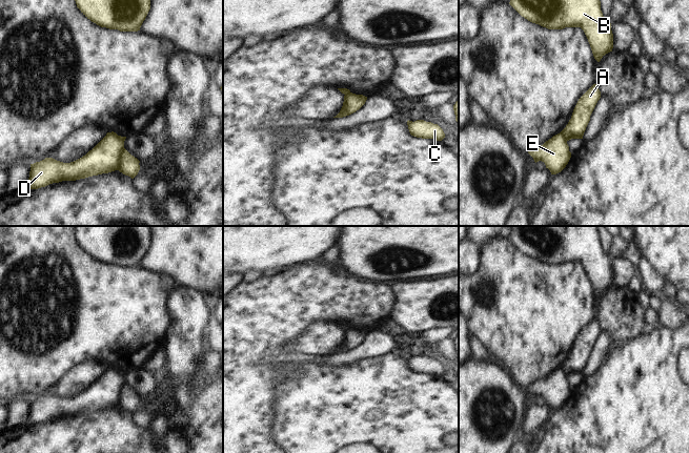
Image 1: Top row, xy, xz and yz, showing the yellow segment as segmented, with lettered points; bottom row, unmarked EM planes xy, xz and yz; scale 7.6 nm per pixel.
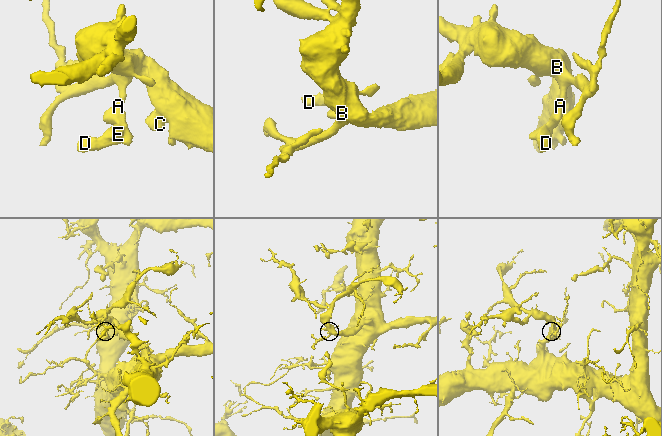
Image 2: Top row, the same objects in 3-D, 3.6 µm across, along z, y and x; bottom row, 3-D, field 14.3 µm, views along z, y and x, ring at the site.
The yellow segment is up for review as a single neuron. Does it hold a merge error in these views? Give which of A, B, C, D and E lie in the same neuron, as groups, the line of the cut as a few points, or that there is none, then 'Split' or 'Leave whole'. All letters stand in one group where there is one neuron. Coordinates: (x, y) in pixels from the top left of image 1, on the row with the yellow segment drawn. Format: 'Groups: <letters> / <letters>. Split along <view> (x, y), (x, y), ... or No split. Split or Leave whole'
Groups: A B C / D E. Split along xy (109, 132), (122, 141), (122, 155), (117, 169). Split

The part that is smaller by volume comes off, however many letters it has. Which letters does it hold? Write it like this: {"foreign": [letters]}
{"foreign": ["D", "E"]}

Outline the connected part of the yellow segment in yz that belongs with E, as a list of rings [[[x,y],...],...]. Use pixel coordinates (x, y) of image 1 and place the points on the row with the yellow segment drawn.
[[[560,132],[540,145],[528,153],[533,158],[534,162],[542,161],[545,163],[551,174],[561,172],[568,164],[571,152],[567,141]]]

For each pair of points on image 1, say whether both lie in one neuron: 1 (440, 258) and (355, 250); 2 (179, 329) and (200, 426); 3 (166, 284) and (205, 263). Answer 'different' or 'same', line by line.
1: same
2: same
3: different

